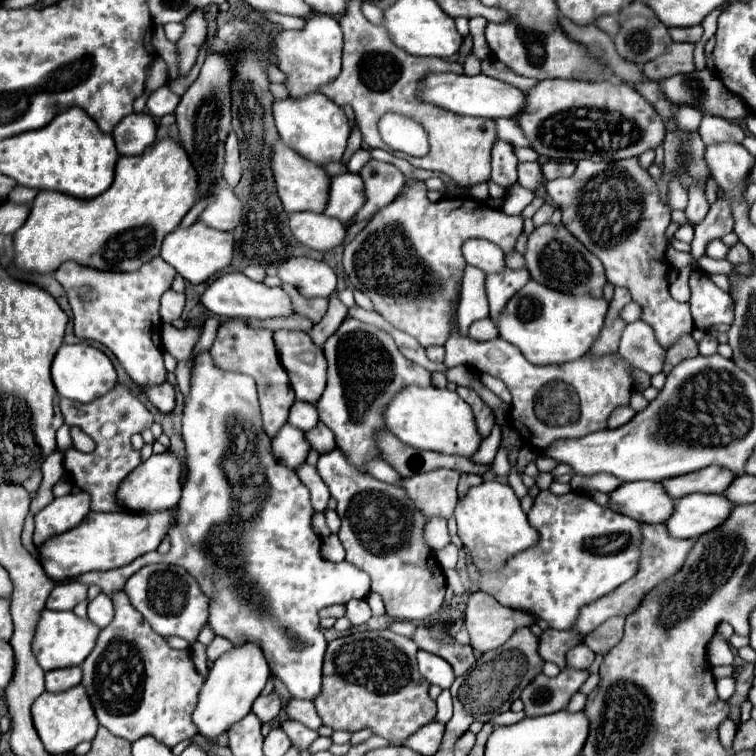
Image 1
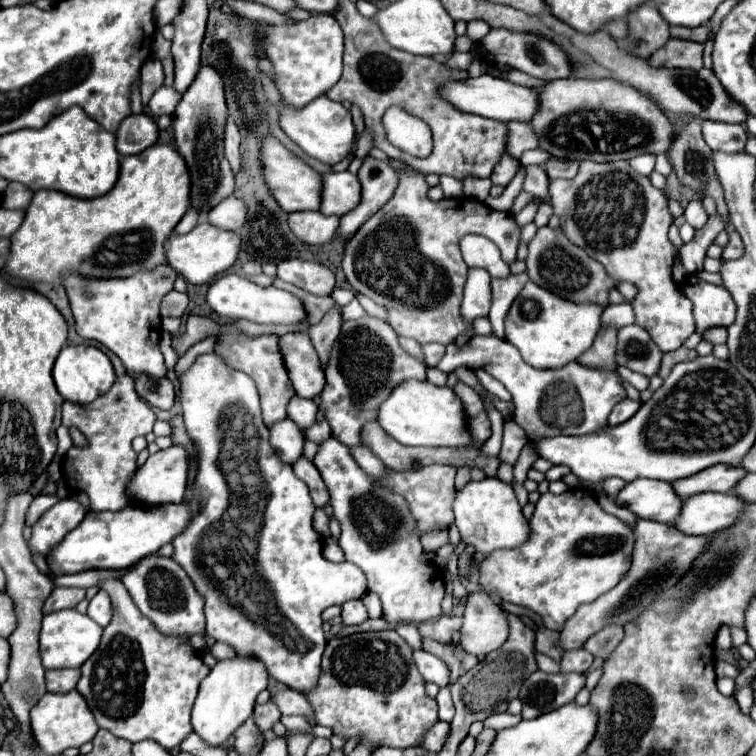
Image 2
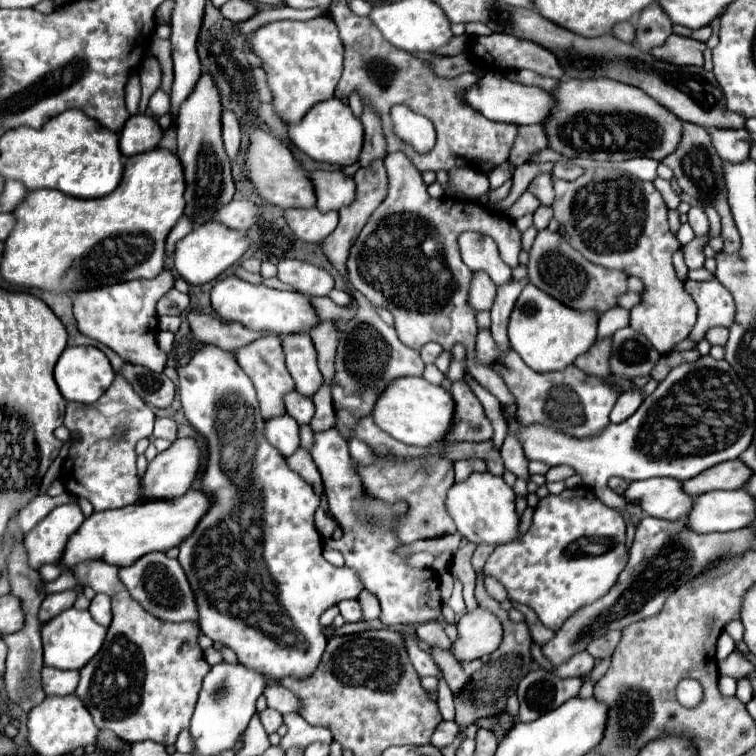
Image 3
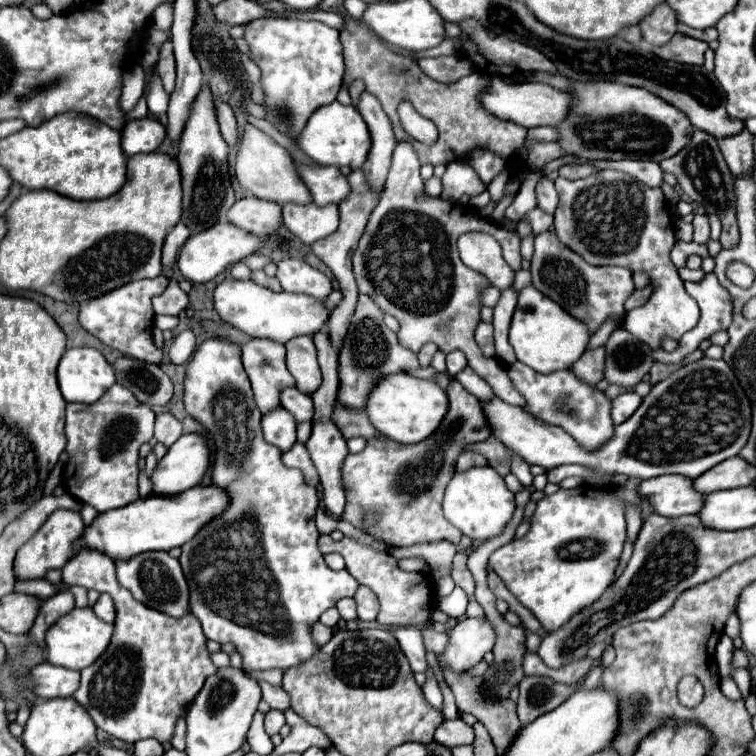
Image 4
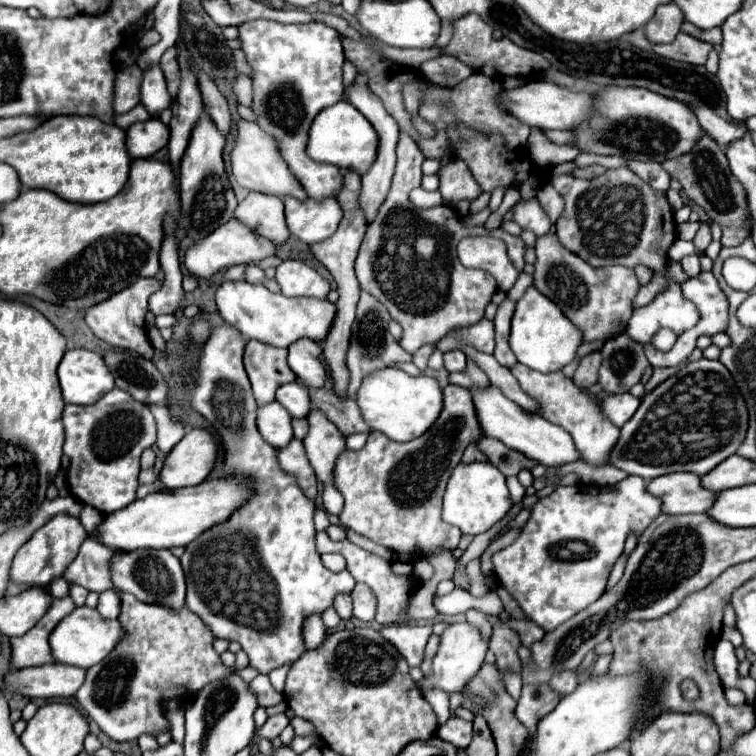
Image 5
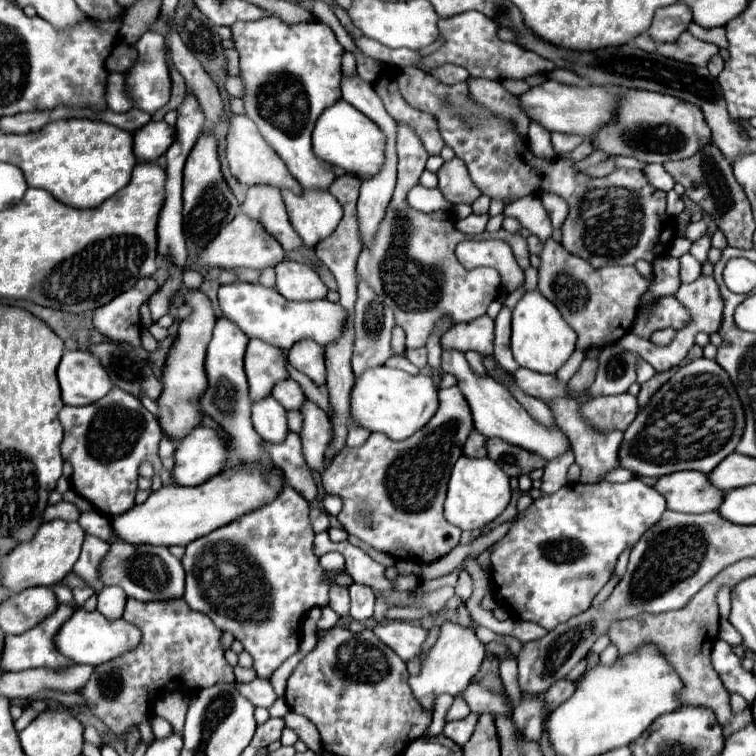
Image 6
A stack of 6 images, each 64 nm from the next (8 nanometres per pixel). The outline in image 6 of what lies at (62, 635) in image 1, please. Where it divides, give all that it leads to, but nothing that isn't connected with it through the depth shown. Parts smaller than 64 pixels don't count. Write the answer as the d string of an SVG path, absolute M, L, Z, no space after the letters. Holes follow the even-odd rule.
M78 608L72 614L72 618L56 634L56 646L66 658L70 658L76 664L90 664L90 666L100 666L100 664L124 654L126 650L136 648L138 642L140 642L140 630L134 624L126 622L124 618L108 620L96 610L86 612L82 608Z

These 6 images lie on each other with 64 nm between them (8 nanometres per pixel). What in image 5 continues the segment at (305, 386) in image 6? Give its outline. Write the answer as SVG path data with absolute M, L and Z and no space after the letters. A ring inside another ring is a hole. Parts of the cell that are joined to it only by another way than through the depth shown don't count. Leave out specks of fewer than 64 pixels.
M316 388L316 390L308 390L310 400L314 406L318 406L336 426L338 430L348 436L354 432L370 432L370 428L366 426L366 422L360 416L360 410L356 406L354 400L346 400L342 402L334 392L330 392L328 388Z

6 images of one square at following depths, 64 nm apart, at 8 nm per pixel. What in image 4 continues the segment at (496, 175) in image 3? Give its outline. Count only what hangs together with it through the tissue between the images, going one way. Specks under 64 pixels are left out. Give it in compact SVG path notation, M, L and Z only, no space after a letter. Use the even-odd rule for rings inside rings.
M500 176L498 180L494 178L494 180L492 180L492 184L488 186L488 192L490 192L490 196L492 196L492 200L494 200L494 202L500 202L500 198L504 196L506 182L508 182L508 180L506 180L506 176Z

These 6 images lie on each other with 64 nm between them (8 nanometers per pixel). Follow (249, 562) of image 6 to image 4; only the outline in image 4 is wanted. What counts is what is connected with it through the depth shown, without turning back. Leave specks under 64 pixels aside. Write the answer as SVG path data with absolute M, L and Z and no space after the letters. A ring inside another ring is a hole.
M208 338L206 342L200 344L200 348L196 350L192 362L186 364L188 368L188 374L186 374L186 392L184 392L184 406L188 410L188 414L192 418L196 418L214 438L214 444L216 444L216 462L214 462L214 472L212 472L212 484L216 486L224 486L224 490L230 494L232 502L228 506L228 510L212 520L210 524L204 526L204 530L200 530L190 542L186 542L182 546L182 556L179 557L180 564L182 564L182 570L186 574L186 580L188 580L188 586L190 586L190 612L200 618L202 622L202 628L204 628L204 634L210 638L210 640L216 640L220 644L224 642L232 642L236 646L236 650L242 654L244 658L244 670L272 670L272 668L282 668L282 670L288 670L292 666L298 666L300 662L312 658L316 652L318 652L318 646L314 644L312 636L310 636L310 628L312 624L320 618L320 614L332 606L336 606L336 602L344 596L354 596L354 592L358 590L358 582L352 578L352 574L348 574L348 570L330 570L324 562L324 556L322 552L318 550L318 530L314 526L314 514L316 514L316 508L318 508L318 494L316 494L316 488L308 486L300 474L300 470L290 470L282 464L280 456L282 452L268 444L264 438L262 438L262 428L260 428L260 410L254 402L254 394L252 394L252 388L250 388L250 380L242 368L242 360L240 360L240 344L234 344L226 338Z

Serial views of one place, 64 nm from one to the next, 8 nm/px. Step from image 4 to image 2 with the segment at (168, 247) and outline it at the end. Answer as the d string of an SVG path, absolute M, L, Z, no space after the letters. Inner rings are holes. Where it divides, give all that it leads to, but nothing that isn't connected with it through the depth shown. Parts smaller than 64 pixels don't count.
M190 210L182 216L182 220L178 222L178 226L174 228L174 234L188 234L188 230L192 230L196 226L196 220L198 220L198 212L196 210Z

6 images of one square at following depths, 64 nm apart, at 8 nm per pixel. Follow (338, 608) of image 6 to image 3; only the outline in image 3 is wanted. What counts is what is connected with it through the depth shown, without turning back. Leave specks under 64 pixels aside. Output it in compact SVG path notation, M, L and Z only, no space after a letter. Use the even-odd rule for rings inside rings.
M344 600L338 604L338 608L340 608L340 614L346 622L362 620L362 610L360 610L360 604L356 600Z

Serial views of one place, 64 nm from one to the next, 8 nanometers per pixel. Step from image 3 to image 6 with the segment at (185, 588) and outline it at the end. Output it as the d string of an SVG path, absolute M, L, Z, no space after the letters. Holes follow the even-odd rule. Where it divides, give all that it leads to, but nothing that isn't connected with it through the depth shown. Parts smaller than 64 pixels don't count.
M124 540L110 544L108 554L100 562L100 582L104 586L120 586L130 598L150 602L150 600L170 600L182 598L184 594L184 568L178 558L170 554L164 546L140 544L132 546Z

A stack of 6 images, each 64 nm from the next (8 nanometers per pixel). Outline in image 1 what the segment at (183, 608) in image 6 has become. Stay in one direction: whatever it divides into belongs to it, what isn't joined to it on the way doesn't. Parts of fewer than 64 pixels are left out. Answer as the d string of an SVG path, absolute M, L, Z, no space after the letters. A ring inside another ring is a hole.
M124 590L112 592L112 602L116 610L114 620L100 632L96 648L82 662L84 678L80 684L92 702L100 726L108 728L114 736L130 742L152 736L172 748L198 732L190 716L204 676L196 670L190 650L170 648L136 612Z

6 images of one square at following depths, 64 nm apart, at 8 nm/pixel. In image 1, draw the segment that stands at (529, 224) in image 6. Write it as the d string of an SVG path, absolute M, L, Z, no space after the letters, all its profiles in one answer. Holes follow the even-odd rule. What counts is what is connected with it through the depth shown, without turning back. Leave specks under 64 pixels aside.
M546 202L546 204L544 204L544 206L542 206L542 208L540 208L540 210L534 214L534 218L532 218L532 220L534 220L534 224L536 224L536 226L548 224L548 222L550 222L550 216L552 216L552 212L554 212L554 206Z

